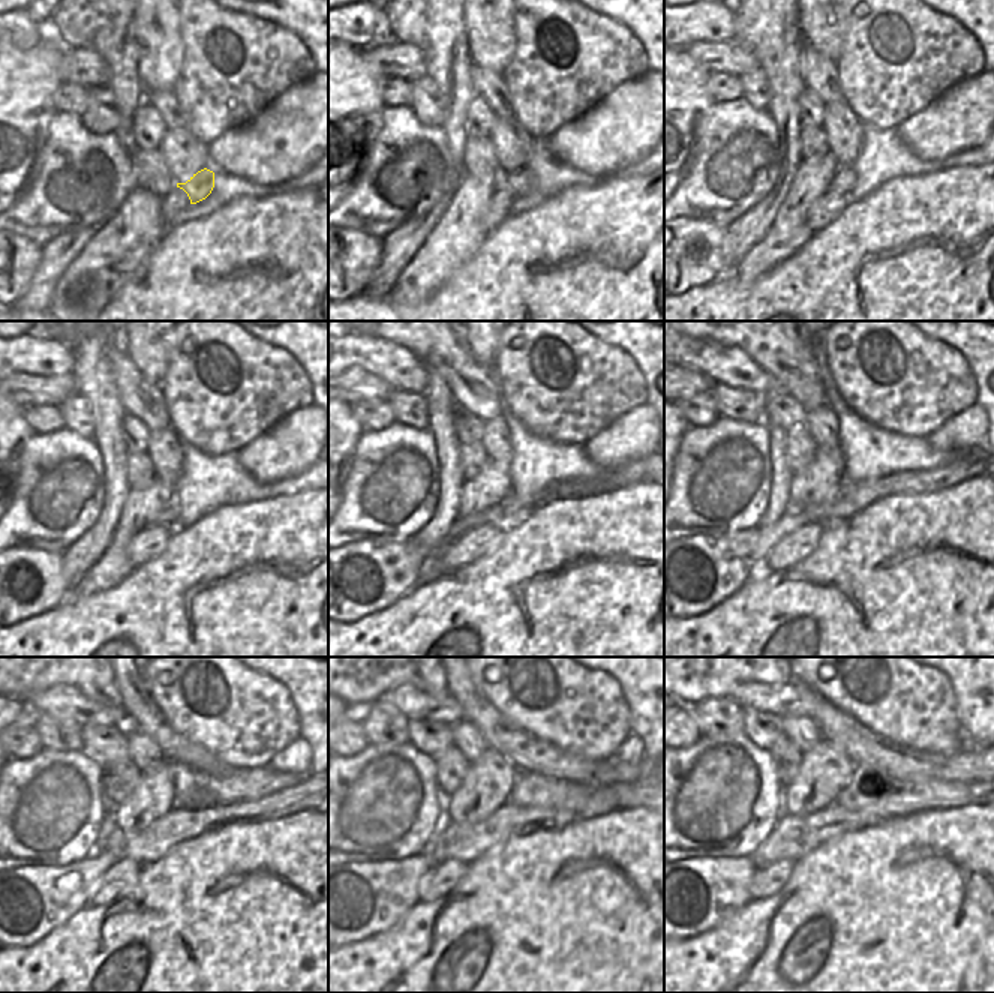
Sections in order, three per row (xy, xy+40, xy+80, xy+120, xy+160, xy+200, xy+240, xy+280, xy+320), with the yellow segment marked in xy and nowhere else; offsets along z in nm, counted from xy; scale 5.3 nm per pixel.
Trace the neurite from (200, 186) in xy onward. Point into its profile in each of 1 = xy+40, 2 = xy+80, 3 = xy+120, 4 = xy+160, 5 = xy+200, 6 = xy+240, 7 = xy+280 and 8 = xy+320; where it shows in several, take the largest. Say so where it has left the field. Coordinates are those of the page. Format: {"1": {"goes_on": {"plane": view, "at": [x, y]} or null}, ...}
{"1": {"goes_on": {"plane": "xy+40", "at": [519, 182]}}, "2": {"goes_on": {"plane": "xy+80", "at": [843, 180]}}, "3": {"goes_on": {"plane": "xy+120", "at": [168, 518]}}, "4": {"goes_on": {"plane": "xy+160", "at": [462, 524]}}, "5": {"goes_on": {"plane": "xy+200", "at": [694, 575]}}, "6": {"goes_on": {"plane": "xy+240", "at": [23, 905]}}, "7": {"goes_on": {"plane": "xy+280", "at": [360, 899]}}, "8": {"goes_on": {"plane": "xy+320", "at": [694, 896]}}}

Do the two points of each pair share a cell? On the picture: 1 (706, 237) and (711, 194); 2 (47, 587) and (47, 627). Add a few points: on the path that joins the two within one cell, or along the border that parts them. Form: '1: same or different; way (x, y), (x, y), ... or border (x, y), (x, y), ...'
1: different; border (679, 215), (688, 219), (712, 221), (726, 228)
2: different; border (69, 596), (53, 608), (15, 624)

